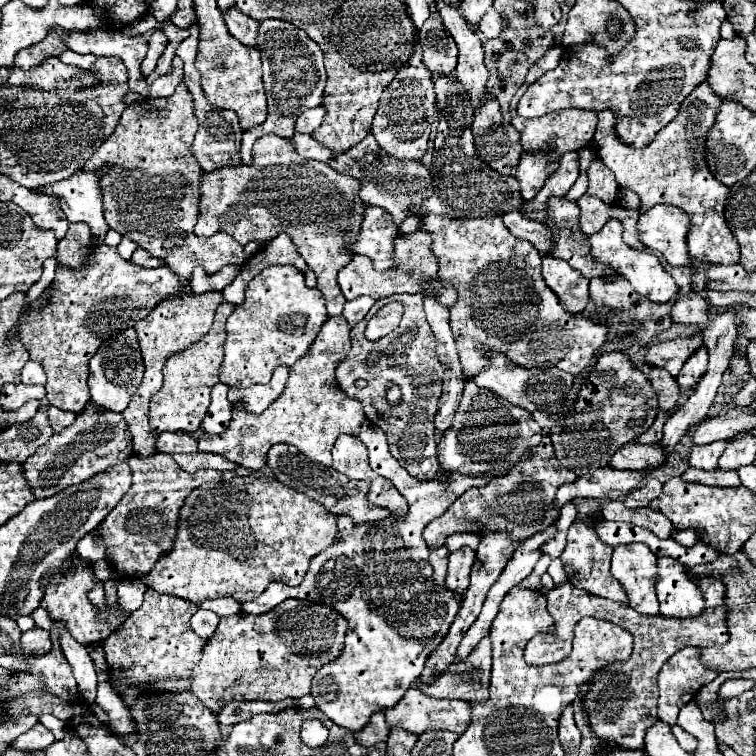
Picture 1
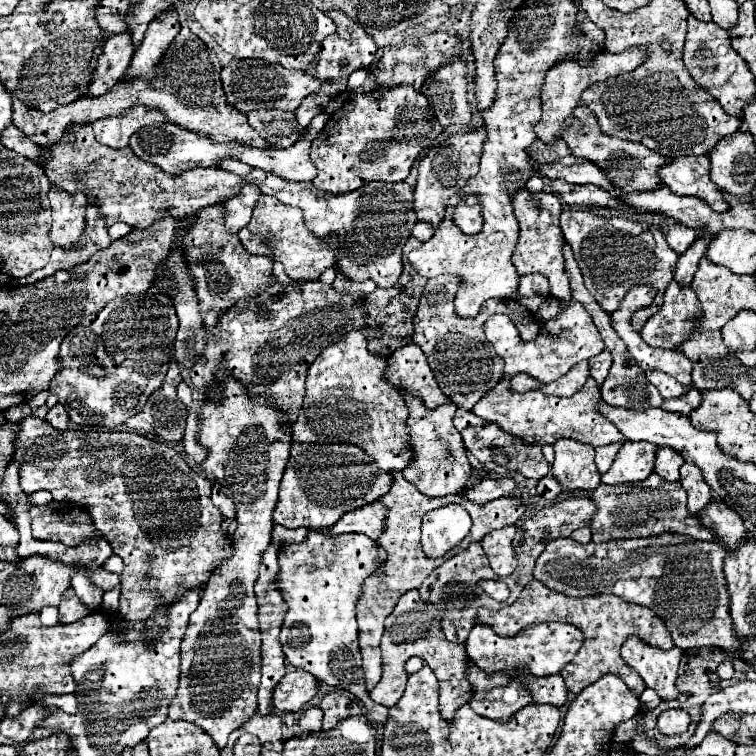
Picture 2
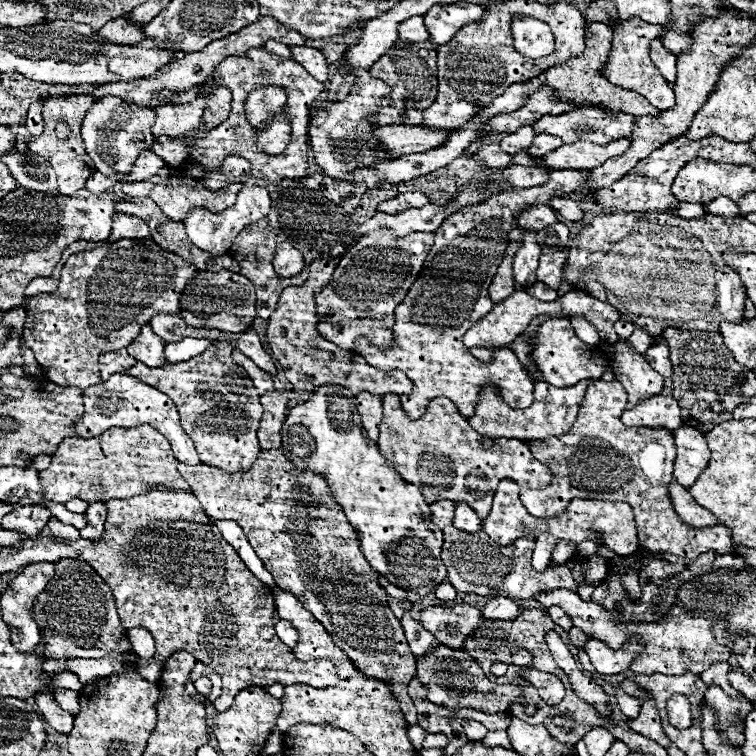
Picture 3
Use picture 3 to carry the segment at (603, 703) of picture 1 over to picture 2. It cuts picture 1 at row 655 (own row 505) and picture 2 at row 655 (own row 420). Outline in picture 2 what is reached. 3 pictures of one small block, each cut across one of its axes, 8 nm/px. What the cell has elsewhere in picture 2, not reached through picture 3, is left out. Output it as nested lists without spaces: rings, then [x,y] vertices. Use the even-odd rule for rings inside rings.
[[[532,580],[518,596],[518,600],[512,606],[506,606],[502,610],[488,610],[482,608],[476,612],[474,616],[476,624],[486,624],[490,626],[498,636],[510,638],[510,636],[518,636],[522,630],[534,626],[534,624],[542,624],[542,622],[568,622],[572,626],[578,626],[578,630],[584,634],[584,644],[580,648],[580,652],[572,658],[570,664],[566,664],[560,674],[568,686],[570,692],[580,694],[586,686],[590,686],[592,682],[600,680],[604,674],[616,674],[624,680],[624,684],[636,694],[640,696],[646,688],[646,684],[642,682],[642,678],[624,662],[620,655],[622,644],[630,638],[636,636],[642,642],[662,648],[662,650],[670,650],[674,648],[672,636],[666,628],[666,624],[646,606],[638,606],[638,604],[628,604],[622,602],[622,598],[618,596],[586,596],[586,598],[570,598],[564,596],[560,592],[554,592],[550,588],[546,588],[542,582]]]

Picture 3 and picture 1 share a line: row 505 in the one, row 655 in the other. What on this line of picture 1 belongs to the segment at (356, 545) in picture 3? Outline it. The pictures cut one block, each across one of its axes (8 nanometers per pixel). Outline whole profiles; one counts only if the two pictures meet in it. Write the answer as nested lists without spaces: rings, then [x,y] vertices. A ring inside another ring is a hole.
[[[284,600],[276,608],[264,614],[232,614],[220,618],[214,636],[204,644],[202,658],[192,672],[192,692],[208,706],[218,712],[230,700],[270,700],[278,702],[284,698],[300,698],[310,692],[310,680],[318,668],[332,662],[342,652],[346,620],[332,608],[322,604],[310,604],[302,600]]]

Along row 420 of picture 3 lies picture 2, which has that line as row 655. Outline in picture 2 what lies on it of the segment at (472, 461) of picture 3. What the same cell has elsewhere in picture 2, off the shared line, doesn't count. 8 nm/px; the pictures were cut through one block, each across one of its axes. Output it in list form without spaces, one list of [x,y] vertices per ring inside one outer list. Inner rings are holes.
[[[410,590],[406,592],[400,602],[396,604],[394,612],[386,618],[386,632],[380,640],[380,650],[382,650],[382,680],[374,686],[374,690],[370,690],[370,698],[376,704],[384,704],[386,708],[394,706],[400,696],[404,694],[404,686],[406,686],[406,678],[408,672],[404,668],[406,660],[412,656],[422,658],[432,672],[438,678],[440,684],[440,692],[442,692],[442,702],[440,702],[440,714],[446,722],[454,720],[454,712],[468,704],[474,690],[470,686],[470,682],[466,680],[466,672],[468,672],[468,654],[466,654],[466,644],[452,644],[446,640],[446,636],[442,636],[442,630],[438,630],[438,622],[426,622],[426,614],[428,612],[436,612],[440,608],[434,608],[430,604],[426,604],[418,590]]]

